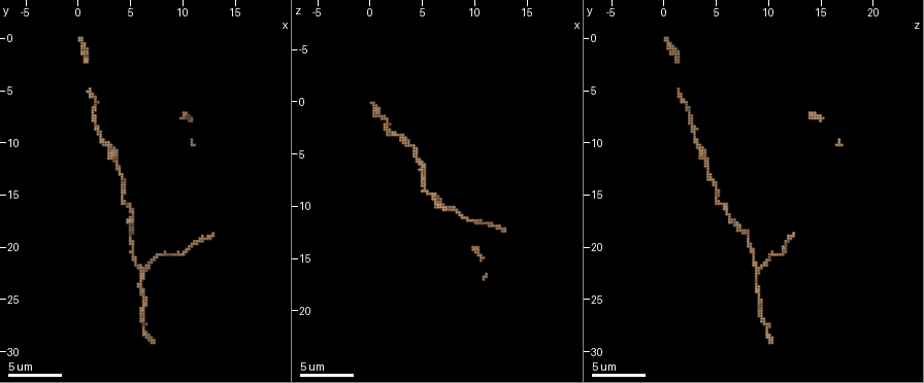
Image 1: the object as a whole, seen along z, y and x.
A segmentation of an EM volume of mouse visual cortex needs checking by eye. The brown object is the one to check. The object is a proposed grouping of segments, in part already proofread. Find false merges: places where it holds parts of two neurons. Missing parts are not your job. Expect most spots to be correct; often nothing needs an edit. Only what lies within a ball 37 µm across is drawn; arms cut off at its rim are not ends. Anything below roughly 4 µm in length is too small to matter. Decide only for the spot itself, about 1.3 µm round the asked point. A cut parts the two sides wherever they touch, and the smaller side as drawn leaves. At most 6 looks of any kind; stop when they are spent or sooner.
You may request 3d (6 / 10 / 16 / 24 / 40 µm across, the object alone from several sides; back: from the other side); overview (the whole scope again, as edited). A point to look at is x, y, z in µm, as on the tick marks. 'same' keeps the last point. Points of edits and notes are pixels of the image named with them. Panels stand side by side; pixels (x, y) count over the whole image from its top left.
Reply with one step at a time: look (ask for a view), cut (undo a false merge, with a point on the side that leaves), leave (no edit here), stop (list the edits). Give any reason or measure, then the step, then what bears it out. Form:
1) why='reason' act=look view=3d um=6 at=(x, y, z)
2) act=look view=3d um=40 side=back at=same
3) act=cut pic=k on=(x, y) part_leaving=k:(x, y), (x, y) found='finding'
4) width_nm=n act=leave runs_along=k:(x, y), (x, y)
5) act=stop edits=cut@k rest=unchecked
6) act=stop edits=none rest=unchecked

why='calibre changes' act=look view=3d um=6 at=(5.0, 16.6, 5.8)

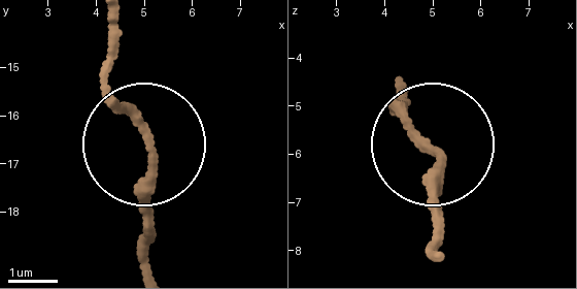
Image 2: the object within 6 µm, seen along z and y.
act=leave runs_along=2:(143, 269), (151, 158), (106, 52) found='continuous, no second neuron'

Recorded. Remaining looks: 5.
why='thick turns thin' act=look view=3d um=6 at=(4.0, 12.2, 4.0)

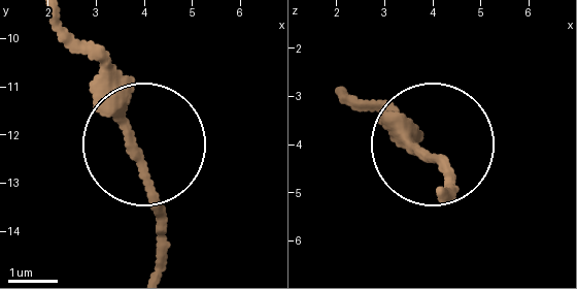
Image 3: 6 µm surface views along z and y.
why='other side' act=look view=3d um=6 side=back at=(3.80, 12.30, 4.20)

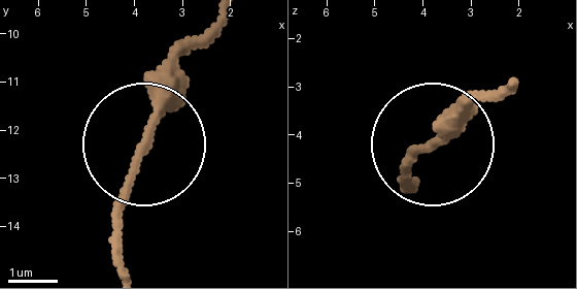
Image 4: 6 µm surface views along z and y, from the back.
act=leave runs_along=4:(124, 266), (124, 193), (180, 49) found='continuous, no second neuron'

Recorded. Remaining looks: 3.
act=look view=3d um=10 at=(6.2, 22.4, 9.0)

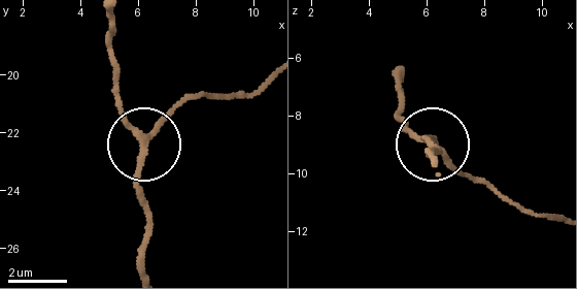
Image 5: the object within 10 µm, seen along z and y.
arms=3 act=leave runs_along=5:(116, 69), (119, 110), (143, 140), (138, 192), (146, 234) found='one neuron here'

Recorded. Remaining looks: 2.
act=stop edits=none rest=unchecked

